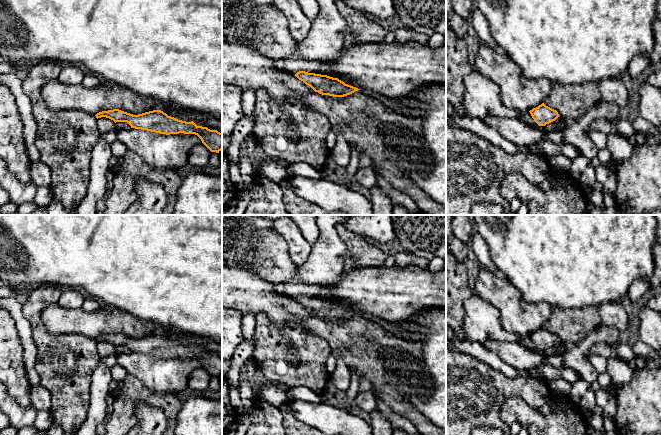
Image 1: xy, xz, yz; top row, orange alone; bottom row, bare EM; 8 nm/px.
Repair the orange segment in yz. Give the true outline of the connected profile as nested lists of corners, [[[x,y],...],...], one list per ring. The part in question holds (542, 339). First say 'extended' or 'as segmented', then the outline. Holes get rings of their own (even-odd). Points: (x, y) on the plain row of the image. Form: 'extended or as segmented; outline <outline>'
as segmented; outline [[[544,327],[536,332],[533,332],[529,336],[539,350],[545,350],[546,348],[555,345],[559,341],[556,334],[546,330]]]

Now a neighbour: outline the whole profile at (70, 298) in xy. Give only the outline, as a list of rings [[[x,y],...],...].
[[[64,288],[58,300],[58,305],[64,308],[78,309],[82,307],[85,297],[86,295],[79,290]]]

